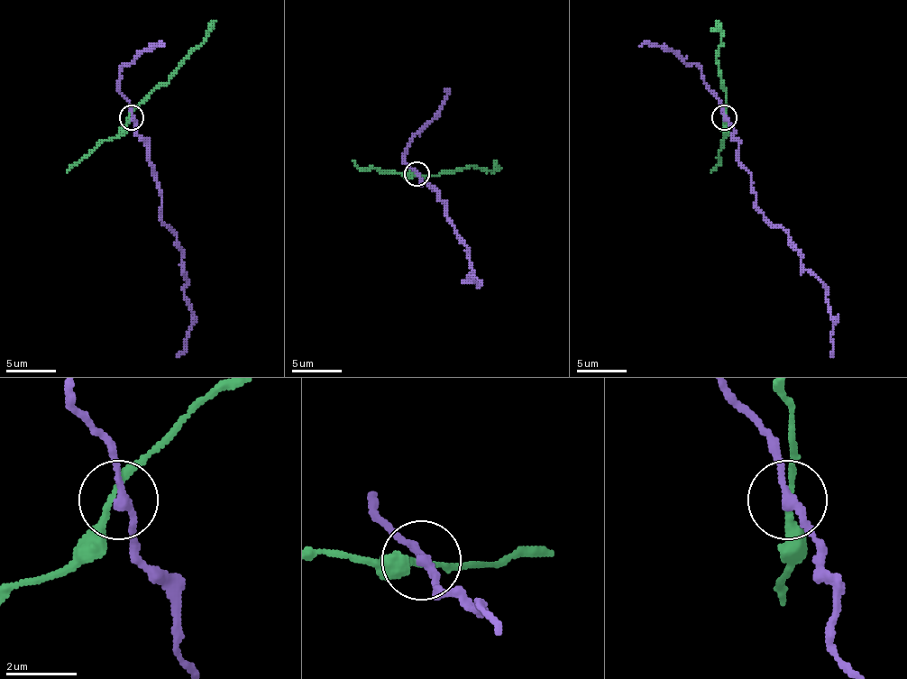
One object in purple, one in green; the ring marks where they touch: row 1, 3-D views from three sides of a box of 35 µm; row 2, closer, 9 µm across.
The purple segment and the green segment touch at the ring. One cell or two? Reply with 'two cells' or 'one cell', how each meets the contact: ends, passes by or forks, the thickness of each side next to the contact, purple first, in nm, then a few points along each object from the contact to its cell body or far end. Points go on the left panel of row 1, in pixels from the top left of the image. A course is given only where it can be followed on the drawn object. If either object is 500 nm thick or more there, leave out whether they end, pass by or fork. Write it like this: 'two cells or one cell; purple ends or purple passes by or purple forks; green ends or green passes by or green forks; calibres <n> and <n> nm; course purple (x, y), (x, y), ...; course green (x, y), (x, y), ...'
two cells; purple passes by; green passes by; calibres 240 and 180 nm; course purple (132, 118), (157, 175), (161, 220), (177, 234), (187, 284), (184, 299), (194, 319), (187, 346), (177, 356); course green (129, 118), (204, 41), (216, 21)

